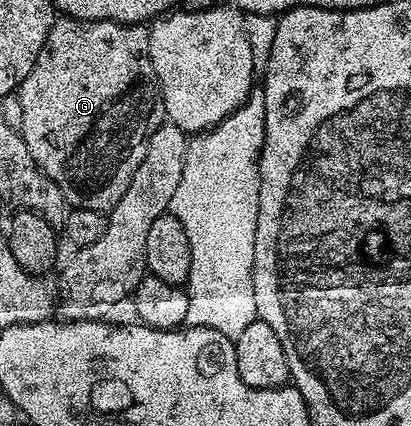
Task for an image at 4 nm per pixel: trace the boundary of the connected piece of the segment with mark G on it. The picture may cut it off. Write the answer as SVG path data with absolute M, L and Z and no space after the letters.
M67 16L57 17L56 23L50 28L46 36L46 44L42 52L38 52L38 60L34 68L30 68L30 76L26 76L24 83L18 87L18 97L22 104L22 124L20 134L26 140L26 148L30 148L30 156L38 164L38 168L62 192L62 196L68 201L69 207L78 210L99 210L107 212L113 210L122 200L122 192L130 188L130 180L134 180L134 172L138 172L138 164L146 157L150 136L160 126L165 125L164 97L160 94L160 86L156 83L154 64L150 60L150 44L148 43L149 27L144 24L129 24L127 22L82 22Z

